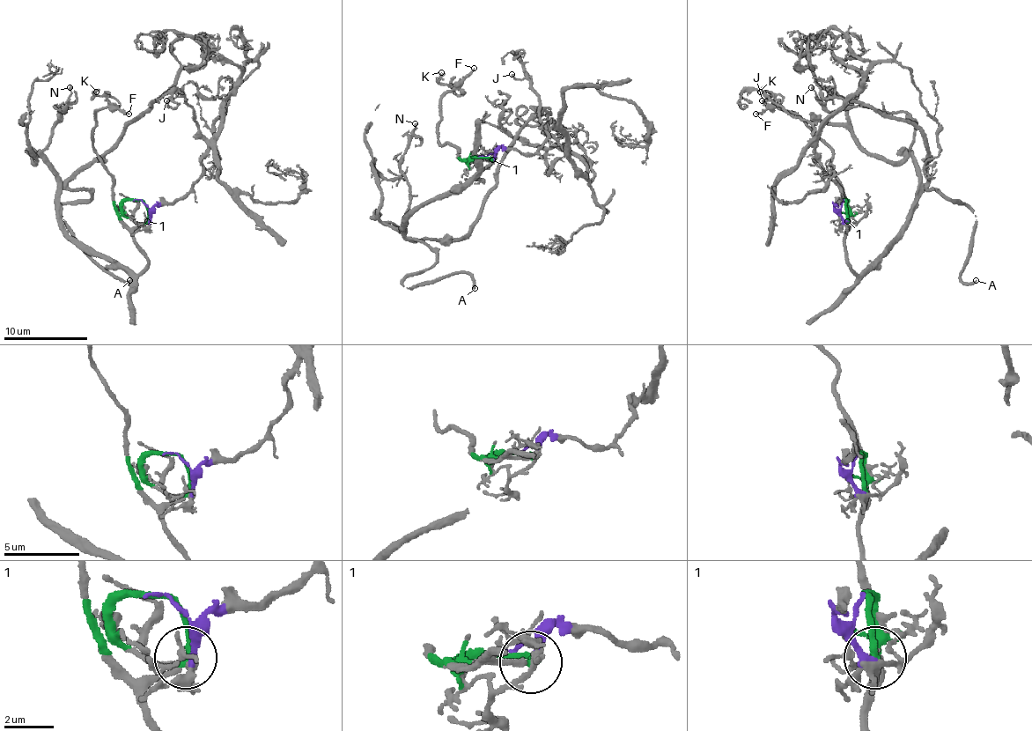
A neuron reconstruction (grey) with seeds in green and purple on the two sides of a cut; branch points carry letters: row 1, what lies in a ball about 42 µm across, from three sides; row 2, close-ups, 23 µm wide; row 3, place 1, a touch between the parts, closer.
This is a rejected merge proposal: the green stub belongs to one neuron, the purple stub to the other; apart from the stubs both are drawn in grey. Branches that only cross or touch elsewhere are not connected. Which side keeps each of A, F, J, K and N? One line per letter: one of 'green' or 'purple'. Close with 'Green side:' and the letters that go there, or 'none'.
A: green
F: green
J: purple
K: green
N: green
Green side: A, F, K, N

